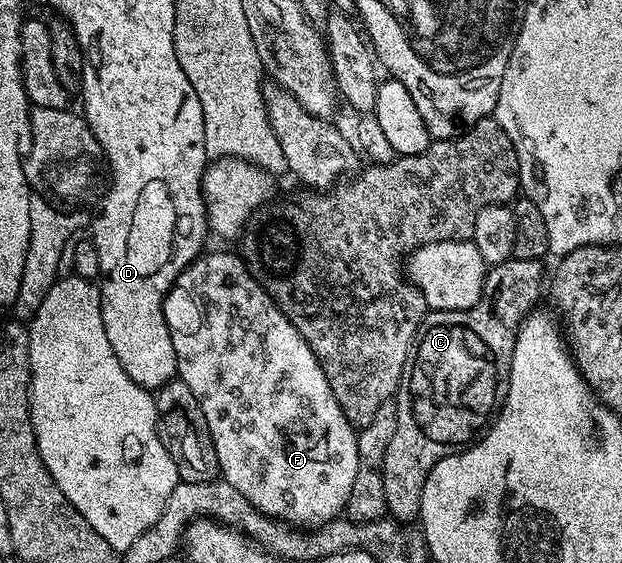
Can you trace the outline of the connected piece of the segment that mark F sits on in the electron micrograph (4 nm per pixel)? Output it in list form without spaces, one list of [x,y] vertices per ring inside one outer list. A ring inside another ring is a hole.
[[[201,252],[195,261],[190,262],[185,269],[176,276],[176,282],[164,296],[164,318],[166,327],[170,331],[170,343],[174,343],[176,356],[176,372],[179,380],[190,387],[194,399],[202,407],[202,415],[206,419],[206,429],[210,431],[210,439],[214,443],[214,453],[218,455],[220,464],[219,476],[230,487],[234,487],[241,495],[246,495],[258,511],[275,517],[277,521],[287,521],[297,527],[315,527],[333,521],[341,516],[348,508],[350,487],[354,487],[354,475],[358,475],[358,436],[357,430],[346,419],[342,407],[338,407],[338,399],[334,399],[334,391],[330,391],[330,383],[326,383],[326,375],[306,339],[298,335],[294,323],[286,319],[286,315],[274,303],[272,296],[261,287],[252,277],[243,256],[236,253],[208,253]]]

